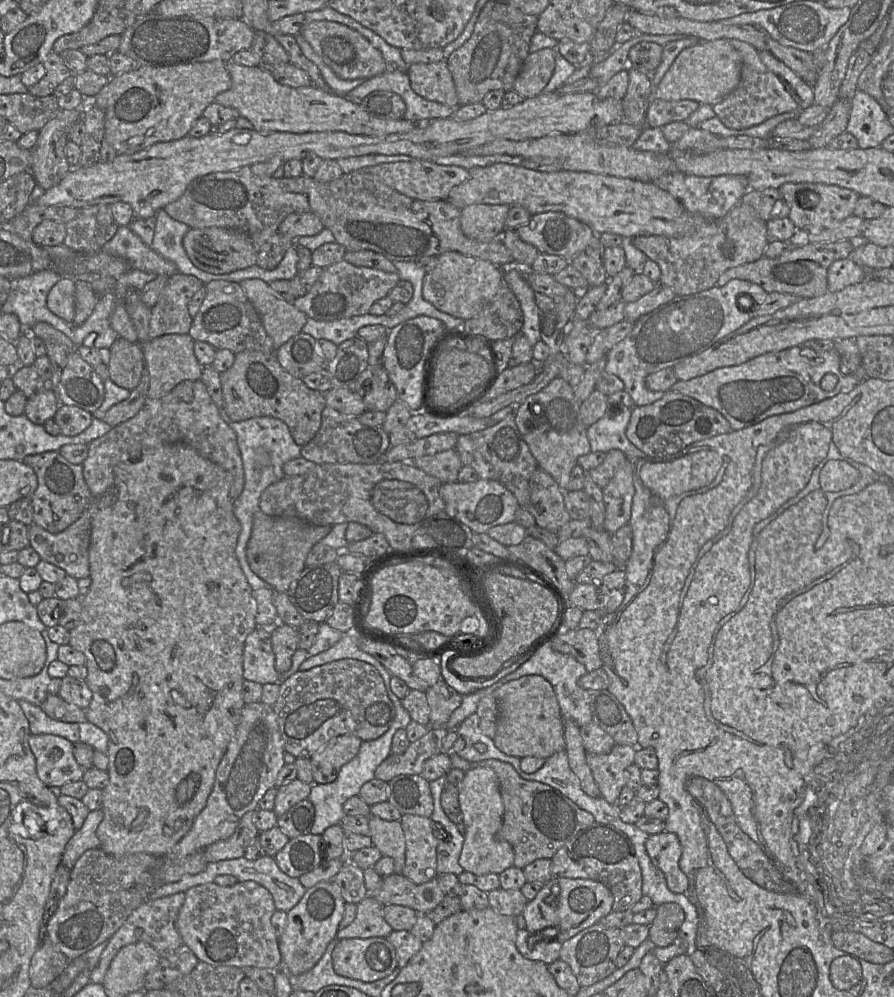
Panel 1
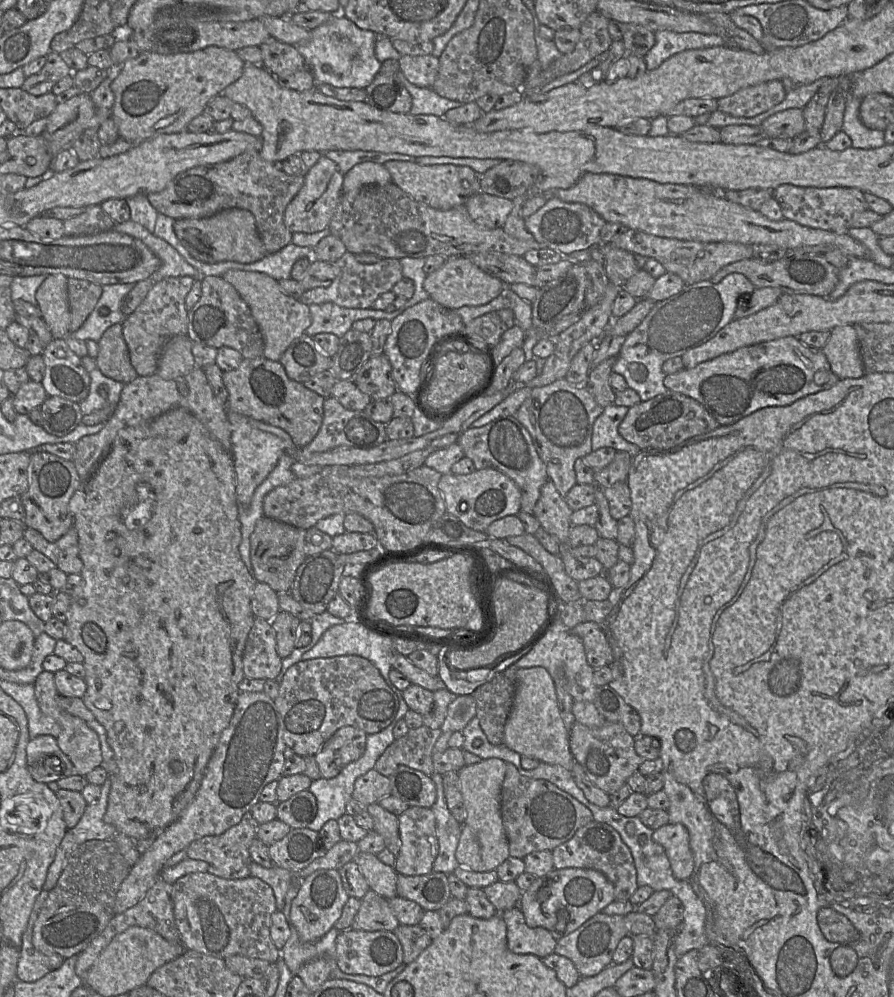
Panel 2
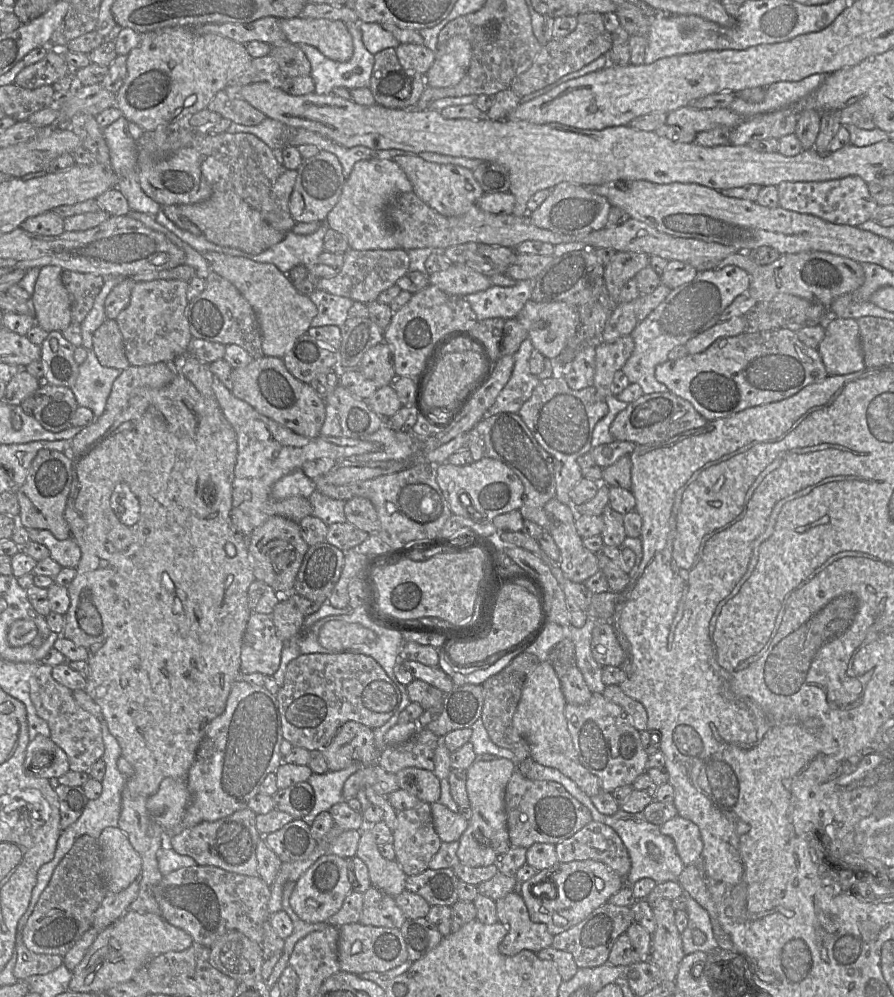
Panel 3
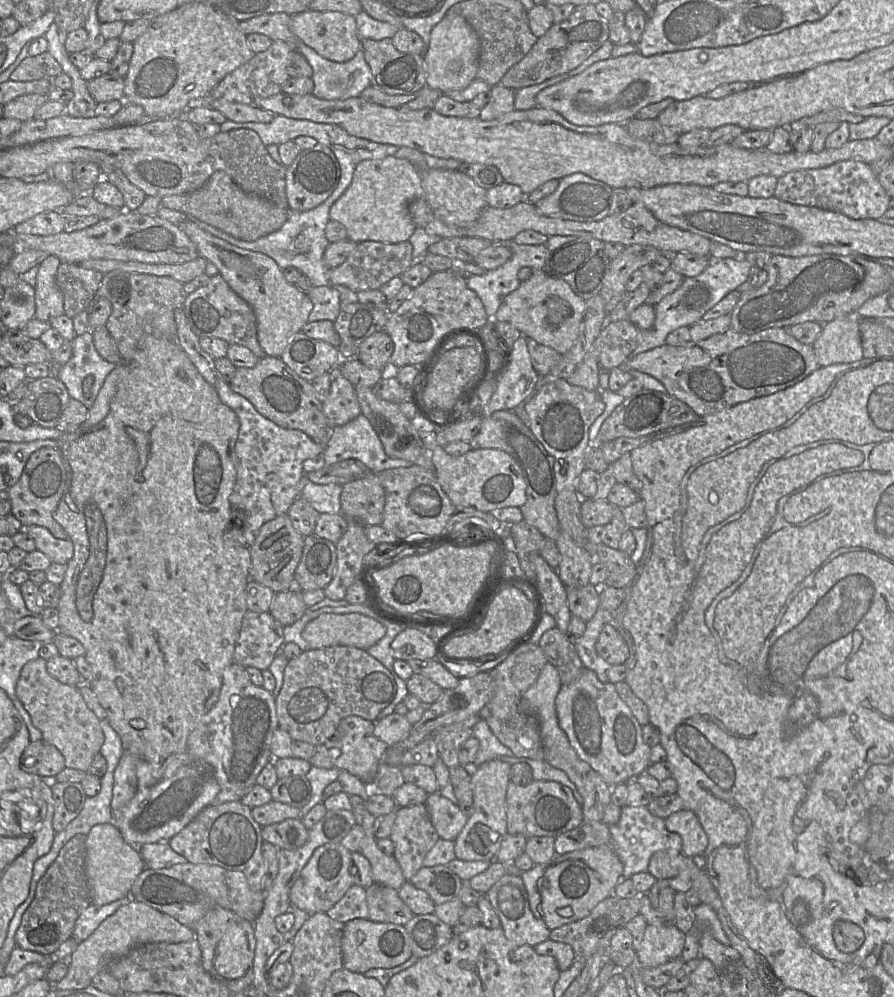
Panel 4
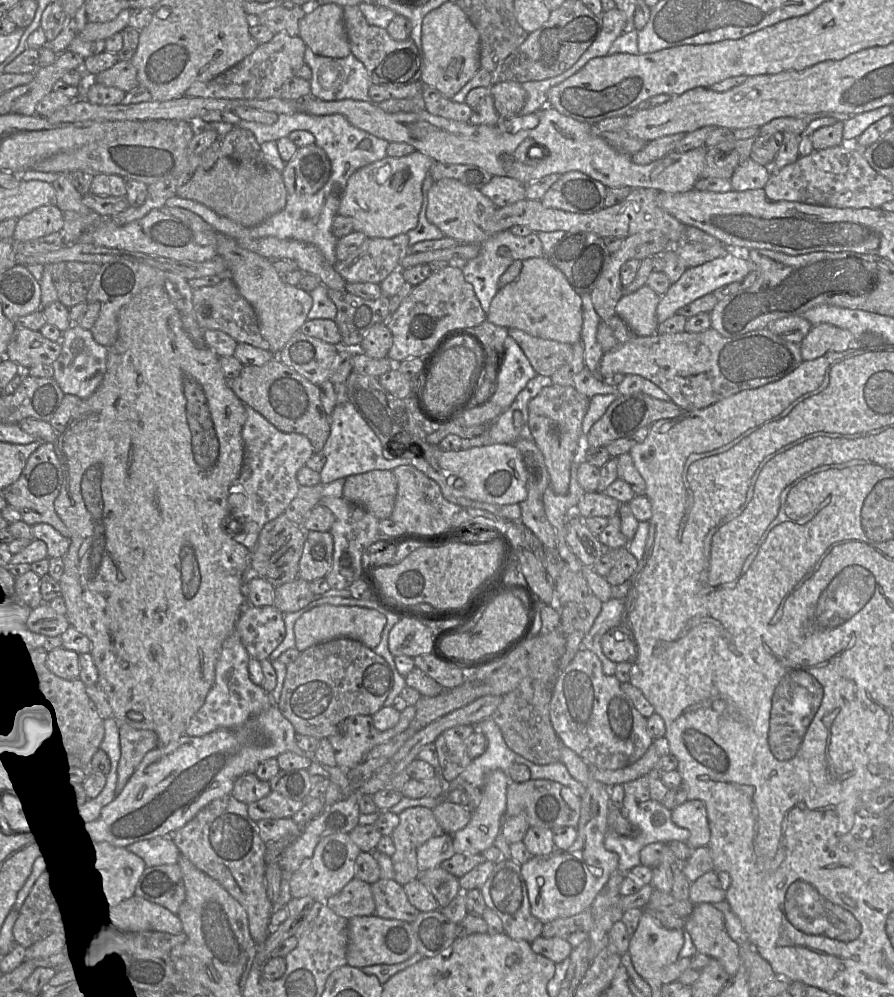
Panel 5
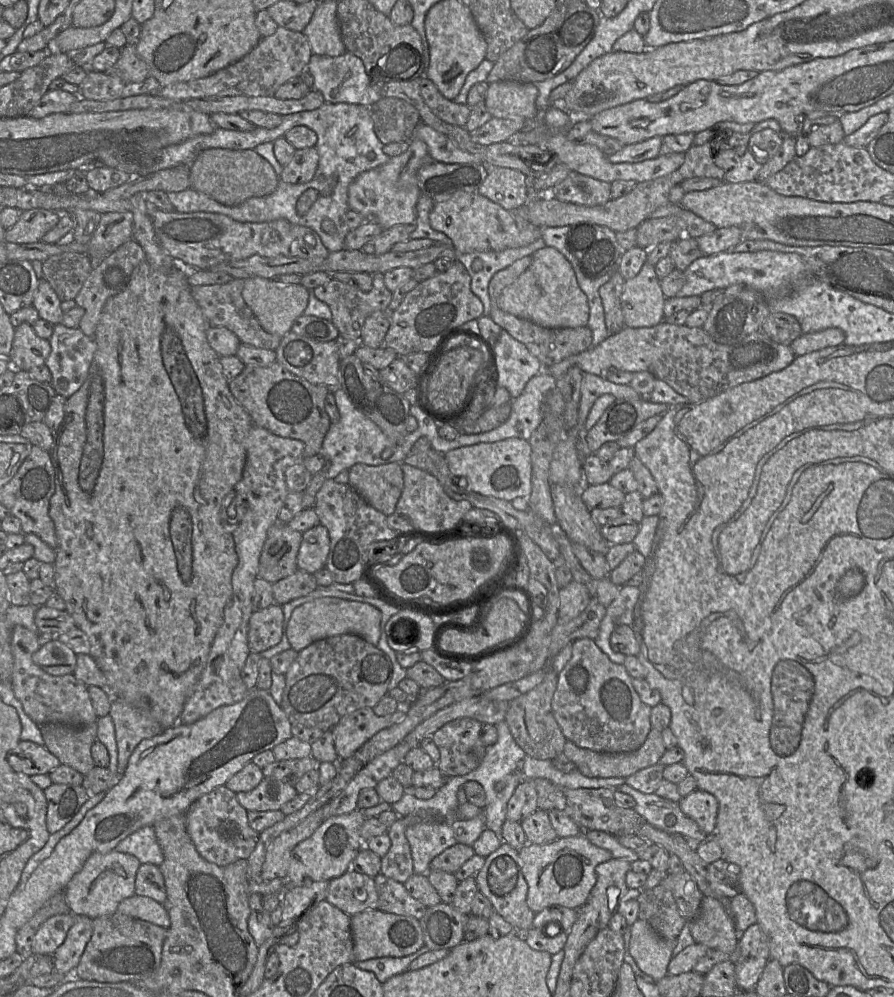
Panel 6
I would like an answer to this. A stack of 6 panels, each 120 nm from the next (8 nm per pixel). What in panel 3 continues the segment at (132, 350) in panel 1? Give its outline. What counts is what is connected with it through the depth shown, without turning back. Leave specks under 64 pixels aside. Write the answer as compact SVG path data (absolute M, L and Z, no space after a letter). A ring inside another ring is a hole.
M106 319L92 333L92 349L102 366L125 370L130 366L116 320Z

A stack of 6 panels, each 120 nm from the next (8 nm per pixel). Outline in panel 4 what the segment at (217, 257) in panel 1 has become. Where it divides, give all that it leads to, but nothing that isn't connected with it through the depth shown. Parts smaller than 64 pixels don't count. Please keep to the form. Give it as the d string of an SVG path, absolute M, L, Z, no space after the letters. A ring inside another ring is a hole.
M224 171L214 172L201 188L193 192L163 197L162 205L244 241L254 241L279 230L291 212L290 208L282 208L263 197L244 192Z

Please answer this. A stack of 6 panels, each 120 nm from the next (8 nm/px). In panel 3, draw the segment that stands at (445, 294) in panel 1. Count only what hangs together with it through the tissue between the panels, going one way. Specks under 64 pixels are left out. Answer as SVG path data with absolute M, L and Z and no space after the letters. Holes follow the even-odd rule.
M452 263L446 270L429 275L429 284L458 296L487 290L492 286L489 277L463 264Z

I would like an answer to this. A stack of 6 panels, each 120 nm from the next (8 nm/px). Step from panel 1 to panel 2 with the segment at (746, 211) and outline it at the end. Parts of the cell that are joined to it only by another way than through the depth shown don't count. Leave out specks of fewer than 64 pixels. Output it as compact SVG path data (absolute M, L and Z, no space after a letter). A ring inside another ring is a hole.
M628 229L614 237L609 244L646 258L659 261L666 271L678 275L686 285L710 280L724 266L754 257L755 247L735 242L697 242L659 237L639 230Z

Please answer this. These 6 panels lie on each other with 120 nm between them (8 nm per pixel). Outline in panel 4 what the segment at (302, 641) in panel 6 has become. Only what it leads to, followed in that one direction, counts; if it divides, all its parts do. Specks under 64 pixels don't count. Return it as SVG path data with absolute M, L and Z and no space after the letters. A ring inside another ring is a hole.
M323 613L305 625L302 638L310 649L350 646L366 650L385 633L380 621L361 613Z

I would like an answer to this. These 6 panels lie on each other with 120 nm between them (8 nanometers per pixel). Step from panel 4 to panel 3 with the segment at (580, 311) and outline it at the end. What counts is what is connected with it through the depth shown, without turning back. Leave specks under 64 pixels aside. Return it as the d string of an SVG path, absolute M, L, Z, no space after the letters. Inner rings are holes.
M530 299L516 318L528 330L533 348L553 360L577 333L578 307L565 302L540 303Z

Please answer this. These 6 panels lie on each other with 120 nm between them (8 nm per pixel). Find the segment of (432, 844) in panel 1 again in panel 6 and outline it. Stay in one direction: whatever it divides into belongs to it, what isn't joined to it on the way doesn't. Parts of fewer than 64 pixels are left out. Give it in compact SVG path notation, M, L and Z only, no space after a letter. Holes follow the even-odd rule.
M428 814L398 817L387 831L391 846L387 854L381 858L380 874L401 883L405 883L414 874L411 849L405 831L421 820L443 821Z

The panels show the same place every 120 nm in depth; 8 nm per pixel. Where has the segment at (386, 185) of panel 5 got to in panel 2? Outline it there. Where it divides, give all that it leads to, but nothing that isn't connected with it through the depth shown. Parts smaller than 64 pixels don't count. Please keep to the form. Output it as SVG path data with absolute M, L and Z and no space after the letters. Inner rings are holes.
M361 162L344 174L342 193L369 185L392 183L390 173L384 165L375 162Z

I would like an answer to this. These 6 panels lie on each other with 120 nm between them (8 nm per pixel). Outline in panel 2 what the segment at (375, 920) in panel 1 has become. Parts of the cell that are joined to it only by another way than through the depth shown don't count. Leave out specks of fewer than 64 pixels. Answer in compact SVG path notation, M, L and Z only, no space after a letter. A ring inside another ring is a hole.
M369 889L361 899L361 905L353 920L351 929L393 931L398 926L399 922L393 914L388 900Z

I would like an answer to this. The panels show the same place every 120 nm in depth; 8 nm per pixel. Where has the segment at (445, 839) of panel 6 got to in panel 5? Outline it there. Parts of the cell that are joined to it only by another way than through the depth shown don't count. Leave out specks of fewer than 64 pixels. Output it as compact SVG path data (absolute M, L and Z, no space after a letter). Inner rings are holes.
M443 833L430 838L417 850L417 865L419 873L439 867L441 863L455 854L453 835Z

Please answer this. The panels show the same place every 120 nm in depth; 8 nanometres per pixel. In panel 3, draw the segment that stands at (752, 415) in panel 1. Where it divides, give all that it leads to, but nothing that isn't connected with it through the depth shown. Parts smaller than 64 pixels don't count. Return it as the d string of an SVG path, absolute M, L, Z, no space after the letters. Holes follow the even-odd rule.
M794 328L744 332L723 337L705 351L667 360L655 368L656 380L689 401L706 420L732 416L744 409L786 399L826 377L817 348L804 345Z

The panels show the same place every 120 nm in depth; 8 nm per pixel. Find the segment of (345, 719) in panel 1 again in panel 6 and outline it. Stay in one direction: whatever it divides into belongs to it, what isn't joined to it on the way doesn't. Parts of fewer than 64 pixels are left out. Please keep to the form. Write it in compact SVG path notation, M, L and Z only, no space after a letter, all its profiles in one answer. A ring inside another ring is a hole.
M342 634L317 640L298 652L285 674L281 708L292 725L332 730L347 714L362 708L374 708L389 691L392 663L386 653L355 634Z

